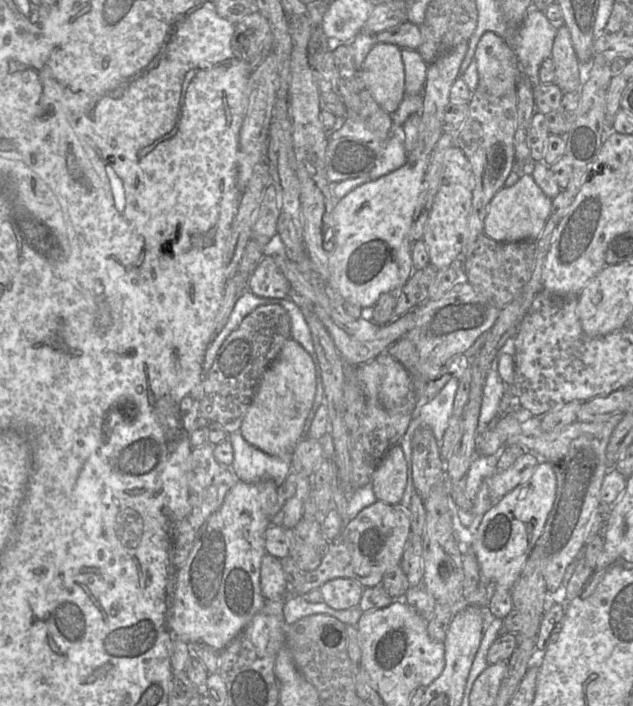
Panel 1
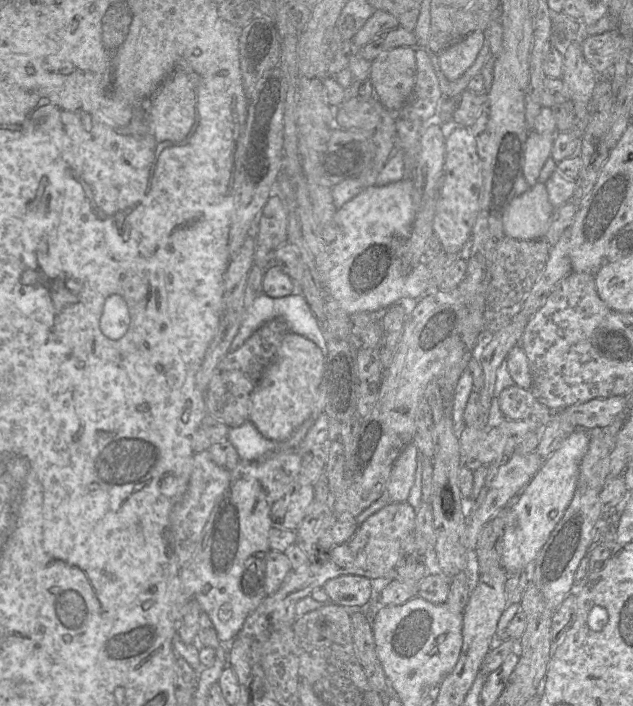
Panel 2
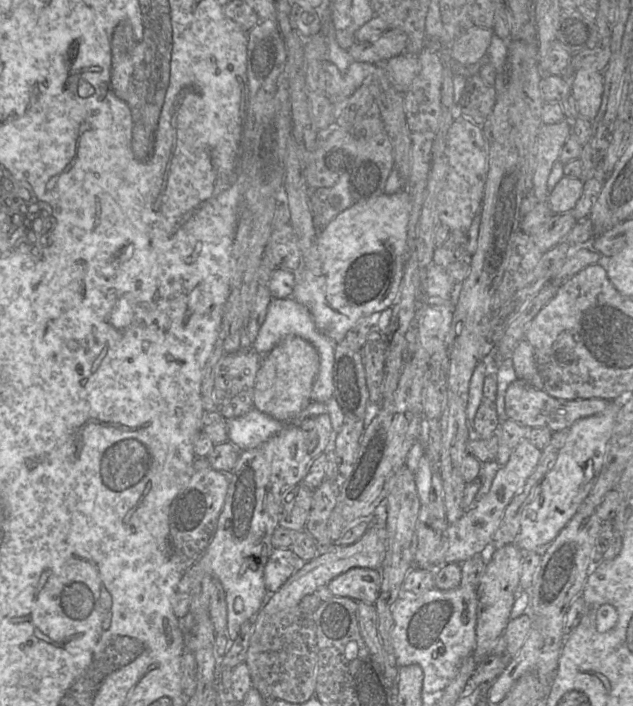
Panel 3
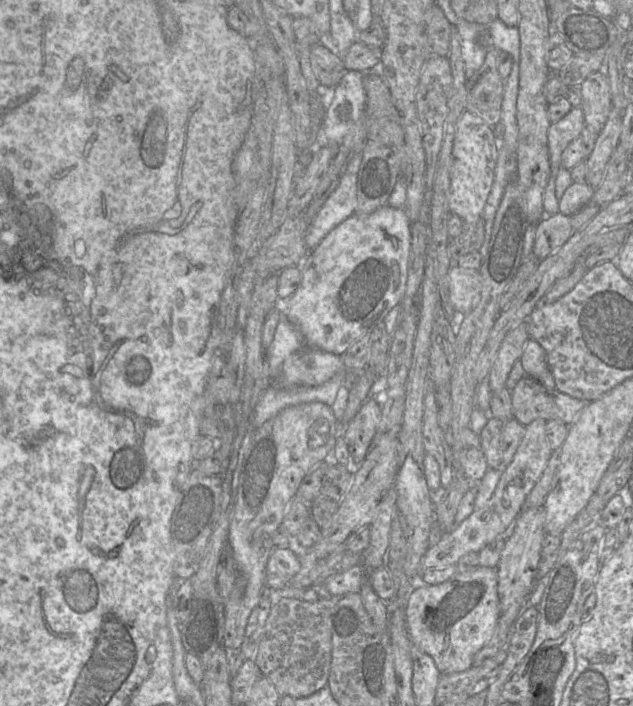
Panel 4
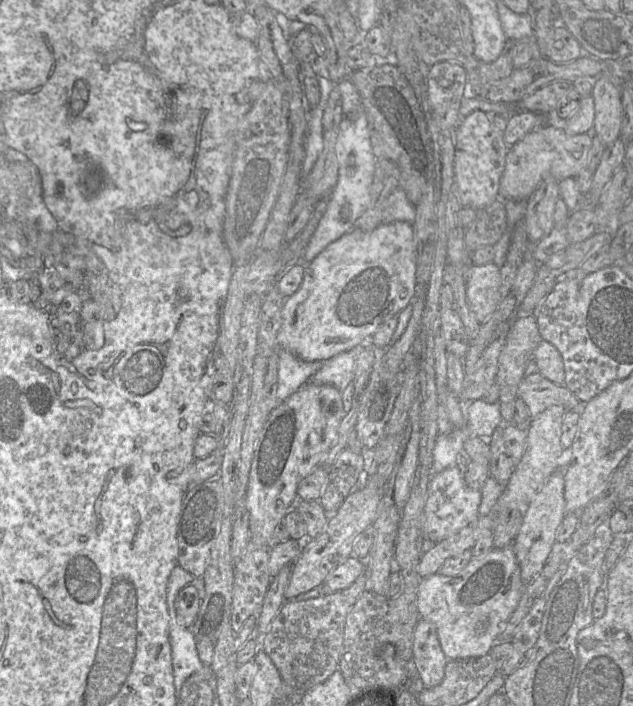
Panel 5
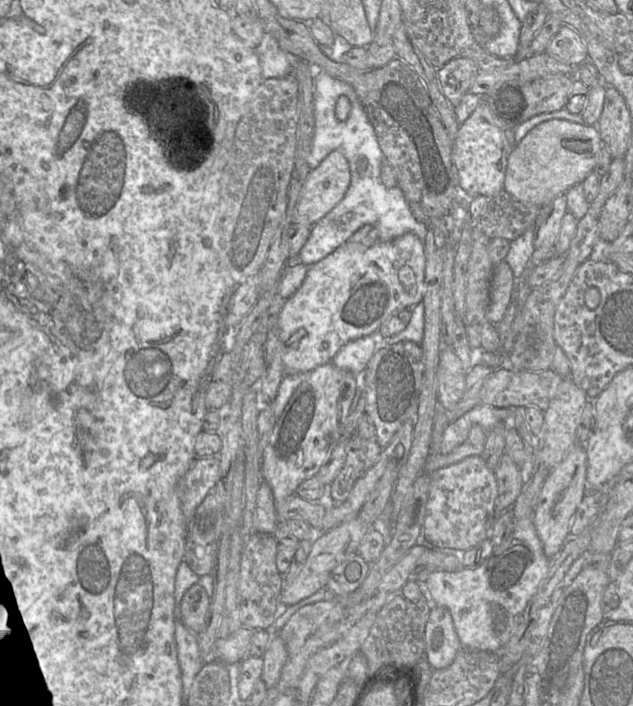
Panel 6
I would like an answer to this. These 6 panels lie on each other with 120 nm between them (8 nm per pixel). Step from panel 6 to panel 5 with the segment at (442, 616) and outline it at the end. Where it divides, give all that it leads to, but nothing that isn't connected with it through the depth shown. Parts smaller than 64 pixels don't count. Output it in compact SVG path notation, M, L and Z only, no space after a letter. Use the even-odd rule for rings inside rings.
M420 619L413 634L413 662L424 689L433 688L442 681L447 661L436 626Z

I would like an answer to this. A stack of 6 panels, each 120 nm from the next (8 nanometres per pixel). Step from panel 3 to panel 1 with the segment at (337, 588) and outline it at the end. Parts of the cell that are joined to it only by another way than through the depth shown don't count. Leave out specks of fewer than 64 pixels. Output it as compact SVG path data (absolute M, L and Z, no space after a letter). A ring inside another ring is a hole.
M335 578L320 588L323 602L335 610L344 610L359 605L365 587L352 578Z

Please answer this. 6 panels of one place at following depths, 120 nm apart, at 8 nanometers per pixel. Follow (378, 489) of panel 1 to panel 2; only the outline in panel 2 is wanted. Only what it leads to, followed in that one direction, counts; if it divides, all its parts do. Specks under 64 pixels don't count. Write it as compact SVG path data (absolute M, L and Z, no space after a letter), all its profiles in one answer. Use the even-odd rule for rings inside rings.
M409 443L400 453L386 484L386 493L392 502L405 502L415 482L419 451Z

